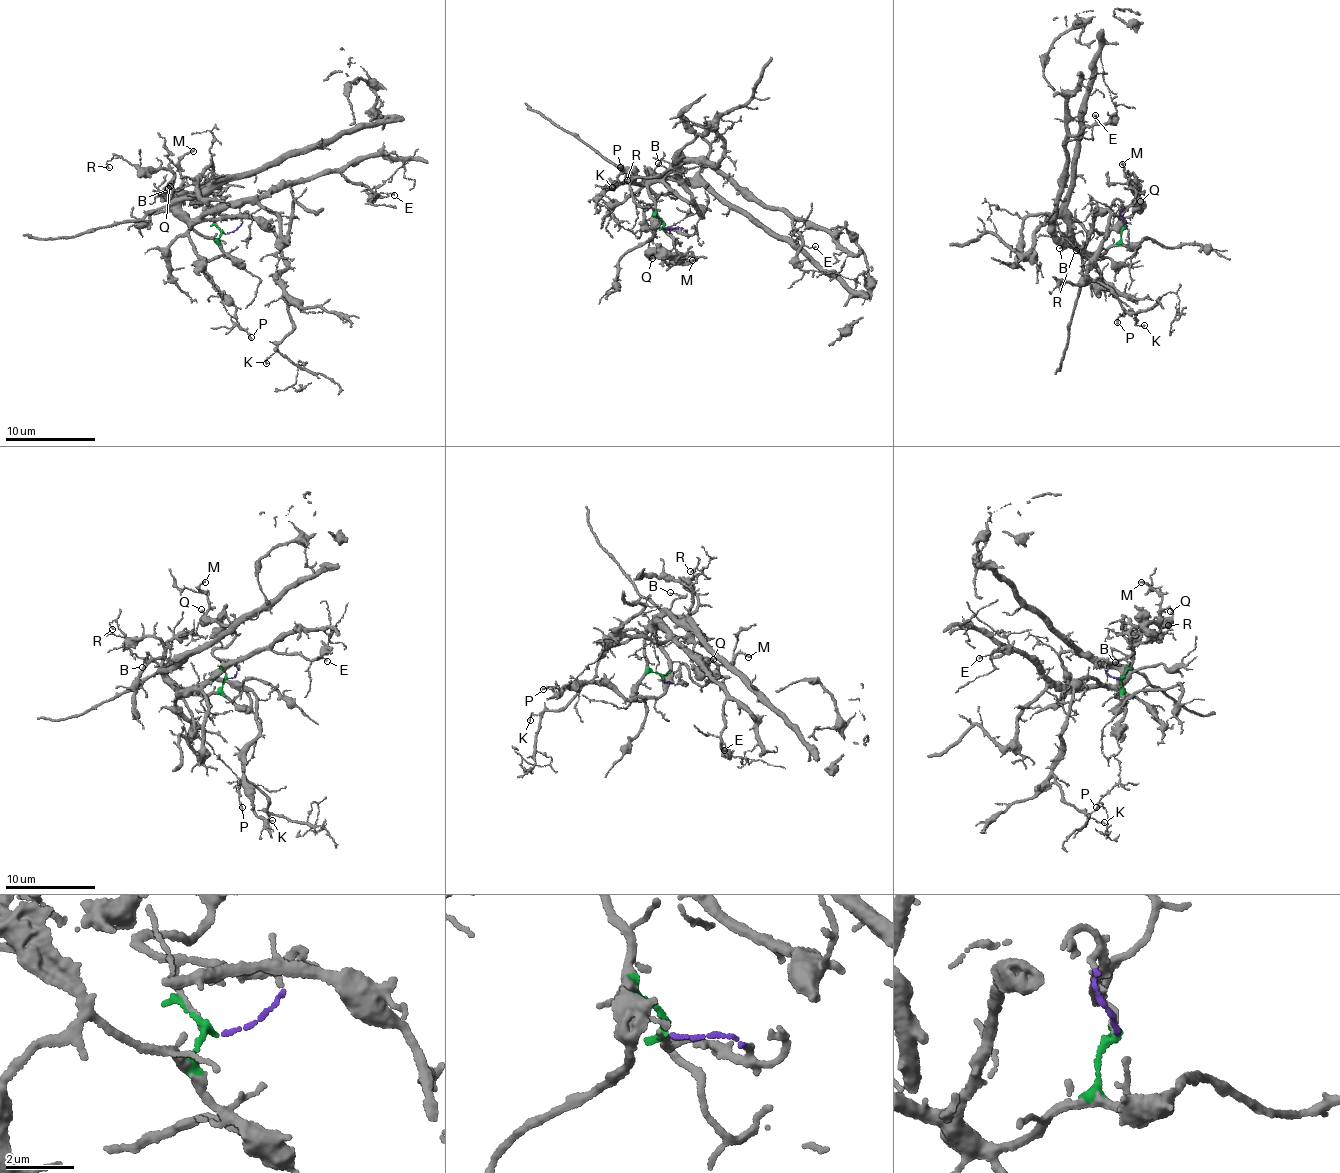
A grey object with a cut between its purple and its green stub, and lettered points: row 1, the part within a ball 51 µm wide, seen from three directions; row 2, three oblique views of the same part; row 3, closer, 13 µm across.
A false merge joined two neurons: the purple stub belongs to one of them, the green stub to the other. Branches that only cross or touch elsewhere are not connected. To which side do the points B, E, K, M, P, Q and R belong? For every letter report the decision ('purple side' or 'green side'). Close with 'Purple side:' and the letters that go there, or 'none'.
B: green side
E: green side
K: green side
M: purple side
P: green side
Q: purple side
R: green side
Purple side: M, Q

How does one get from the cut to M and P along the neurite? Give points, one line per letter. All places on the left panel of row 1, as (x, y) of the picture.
M: (226, 233), (240, 219), (206, 209), (222, 199), (181, 186), (180, 160), (194, 151)
P: (226, 233), (217, 239), (191, 230), (189, 238), (196, 250), (197, 266), (210, 275), (230, 317), (251, 337)

